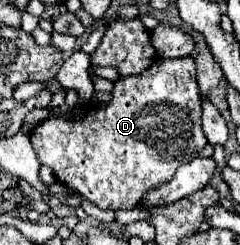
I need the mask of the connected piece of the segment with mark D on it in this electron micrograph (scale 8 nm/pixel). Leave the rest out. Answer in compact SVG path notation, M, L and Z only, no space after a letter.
M194 57L158 59L146 73L116 81L112 101L108 107L98 109L94 105L84 105L80 121L56 117L44 119L30 133L30 141L38 161L50 167L60 183L78 191L96 207L112 211L134 209L148 189L164 181L170 181L178 165L190 163L208 143L200 123L202 105L194 77L196 77Z

